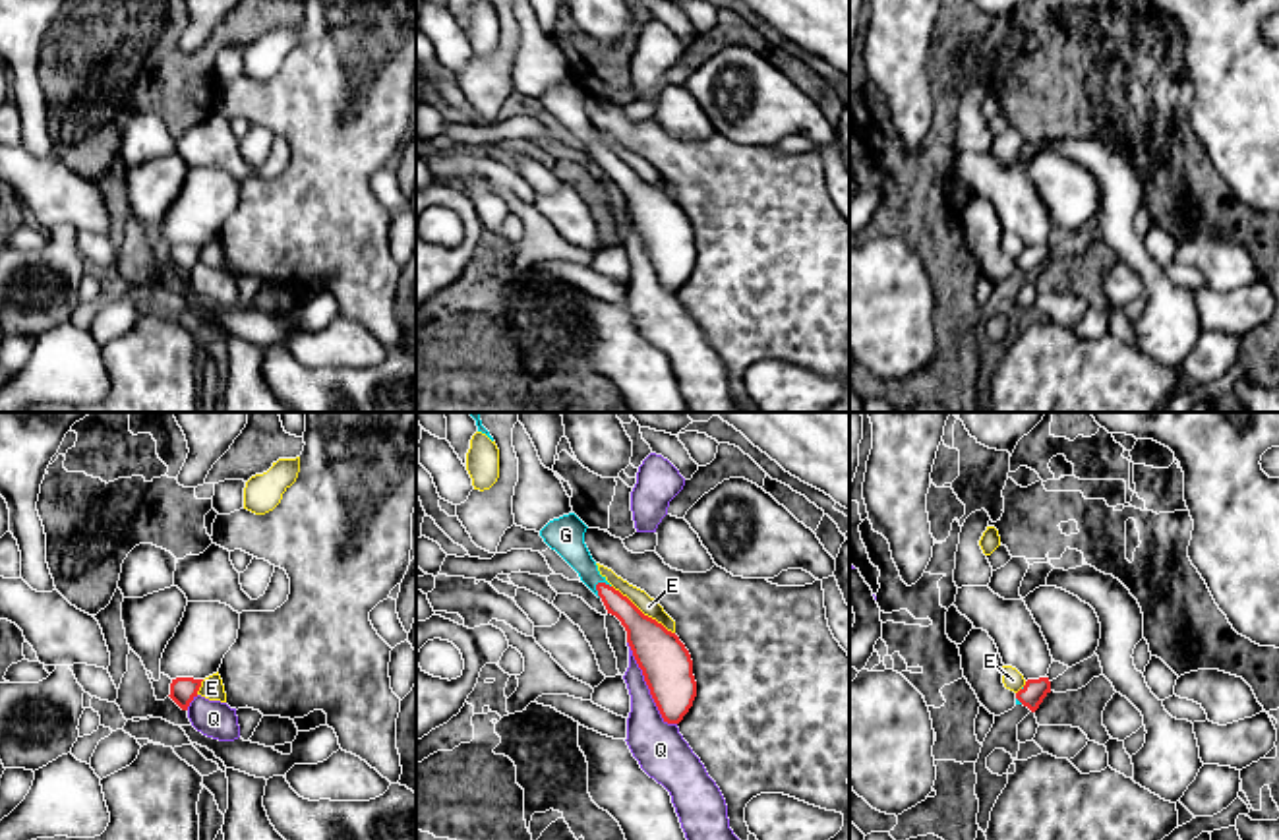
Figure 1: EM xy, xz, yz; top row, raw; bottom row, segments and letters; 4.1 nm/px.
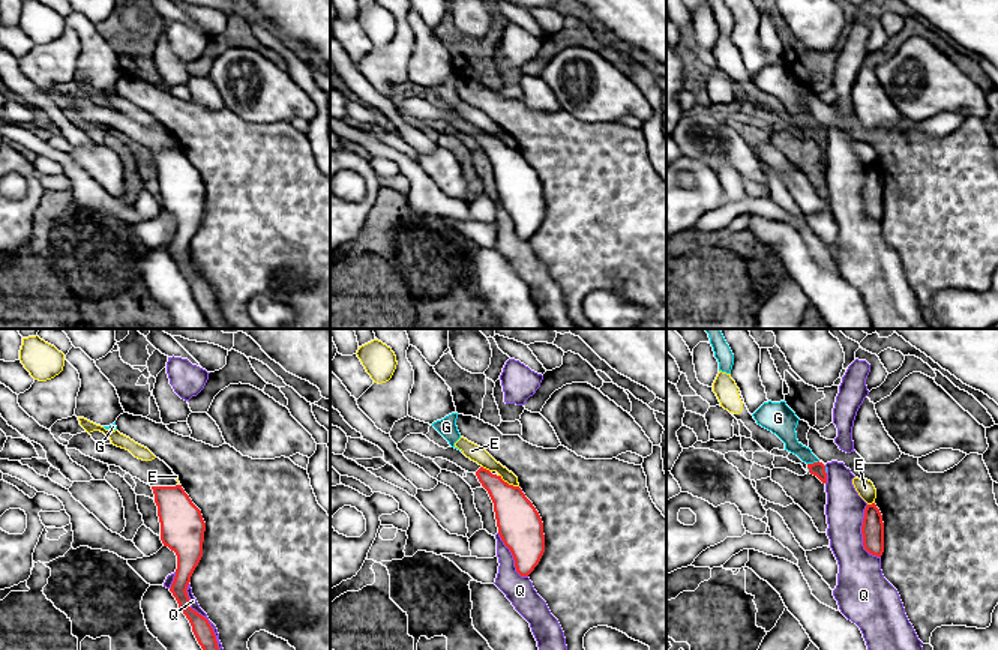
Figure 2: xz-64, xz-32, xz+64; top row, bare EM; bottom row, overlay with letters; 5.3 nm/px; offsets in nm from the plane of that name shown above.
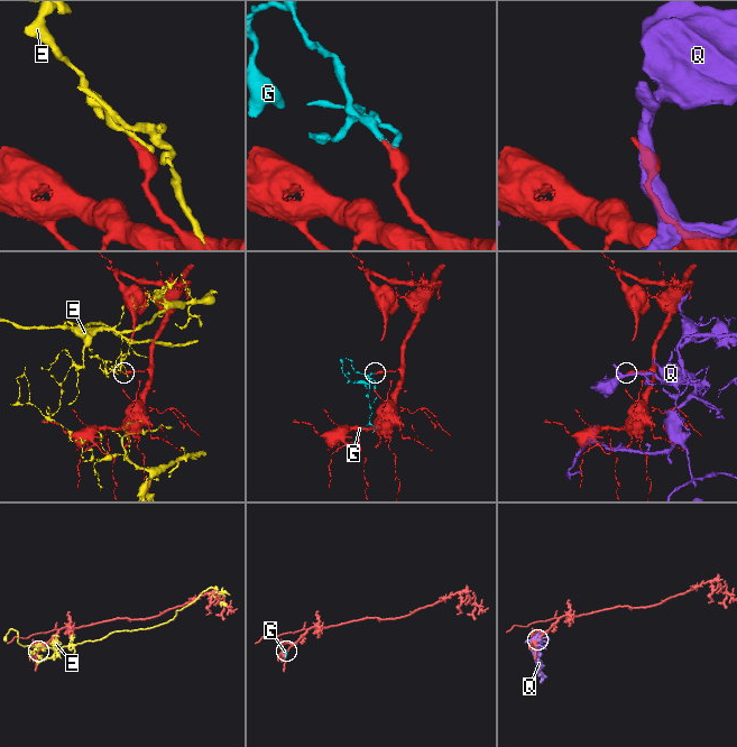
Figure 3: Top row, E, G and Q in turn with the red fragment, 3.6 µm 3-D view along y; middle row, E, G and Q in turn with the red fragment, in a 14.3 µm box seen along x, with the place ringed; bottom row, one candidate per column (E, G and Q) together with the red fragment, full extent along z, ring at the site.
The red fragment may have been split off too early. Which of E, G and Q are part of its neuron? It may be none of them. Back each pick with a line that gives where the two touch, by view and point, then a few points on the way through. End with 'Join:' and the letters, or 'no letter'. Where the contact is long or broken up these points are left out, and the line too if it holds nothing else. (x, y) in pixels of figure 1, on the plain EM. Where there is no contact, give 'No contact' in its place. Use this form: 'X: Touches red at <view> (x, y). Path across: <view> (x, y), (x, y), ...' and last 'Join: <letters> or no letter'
G: Touches red at xz (596, 151). Path across: xz (639, 194), (596, 151), (565, 101)
Join: G

